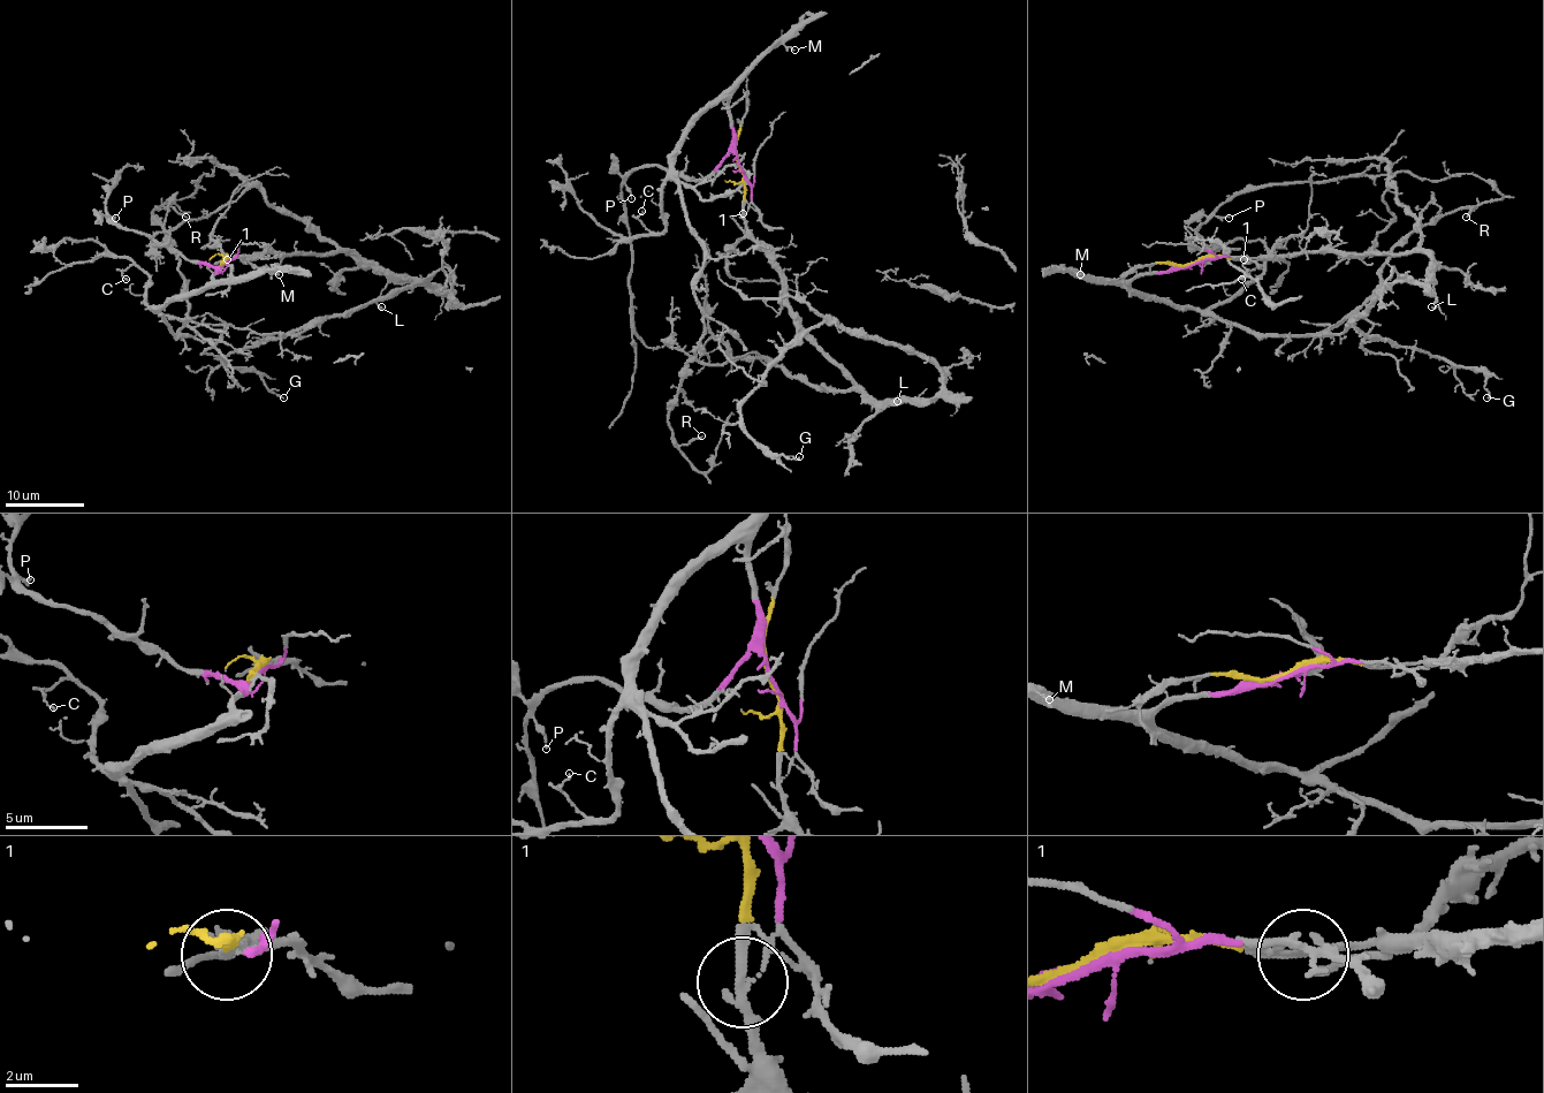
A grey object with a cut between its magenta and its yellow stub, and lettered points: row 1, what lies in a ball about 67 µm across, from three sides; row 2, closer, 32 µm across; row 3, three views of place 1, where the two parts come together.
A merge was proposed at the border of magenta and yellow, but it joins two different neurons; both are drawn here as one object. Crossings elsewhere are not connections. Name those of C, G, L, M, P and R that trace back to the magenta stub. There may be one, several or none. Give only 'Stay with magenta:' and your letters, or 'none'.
Stay with magenta: C, M, P, R

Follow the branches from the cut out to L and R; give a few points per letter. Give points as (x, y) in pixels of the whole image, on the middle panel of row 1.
L: (739, 164), (745, 233), (781, 279), (781, 296), (792, 320), (877, 401), (903, 401), (894, 404), (897, 401)
R: (739, 164), (715, 100), (674, 164), (704, 251), (704, 335), (668, 415), (678, 445), (701, 437)

